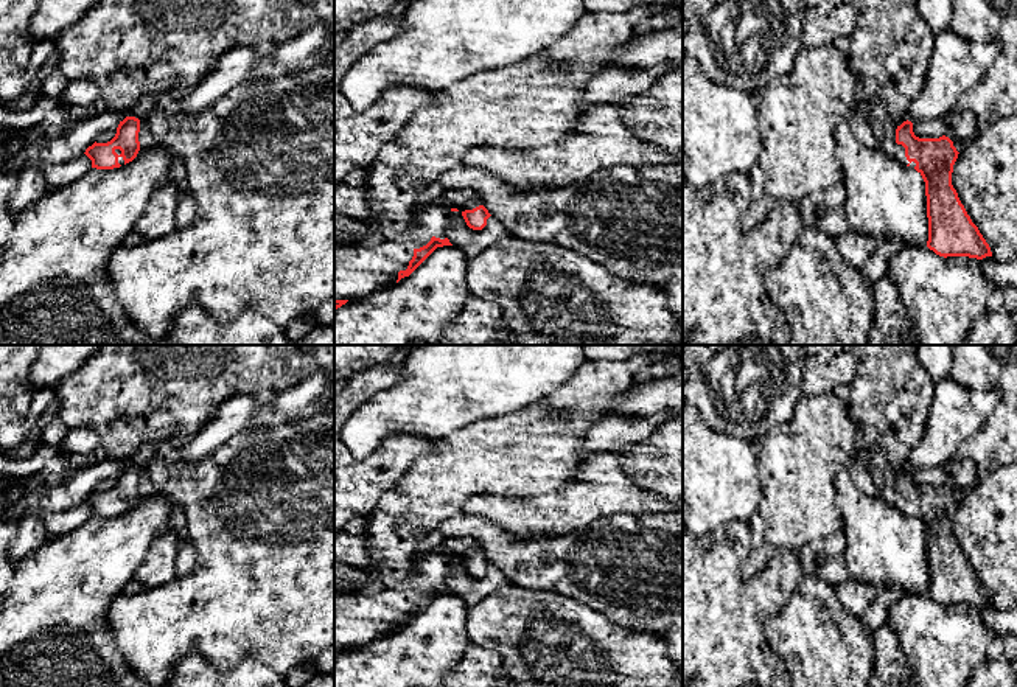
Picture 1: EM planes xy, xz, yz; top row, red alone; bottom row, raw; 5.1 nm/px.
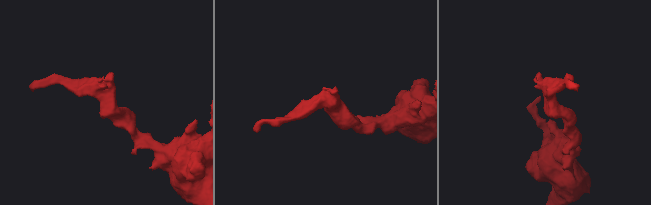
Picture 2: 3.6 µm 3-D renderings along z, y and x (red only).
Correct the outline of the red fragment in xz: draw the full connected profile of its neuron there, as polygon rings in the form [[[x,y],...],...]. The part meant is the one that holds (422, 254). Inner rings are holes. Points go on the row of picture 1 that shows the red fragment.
[[[432,236],[426,246],[423,246],[420,249],[414,249],[414,256],[409,261],[407,269],[398,272],[397,283],[401,278],[409,277],[437,247],[443,247],[443,246],[453,246],[453,244],[449,242],[448,238],[440,239],[440,238]]]

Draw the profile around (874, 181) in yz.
[[[848,121],[837,127],[837,155],[851,230],[902,241],[903,246],[927,247],[927,196],[921,173],[880,148],[861,145]]]

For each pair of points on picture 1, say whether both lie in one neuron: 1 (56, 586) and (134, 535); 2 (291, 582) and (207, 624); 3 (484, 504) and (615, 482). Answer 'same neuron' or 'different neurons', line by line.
1: same neuron
2: same neuron
3: same neuron

